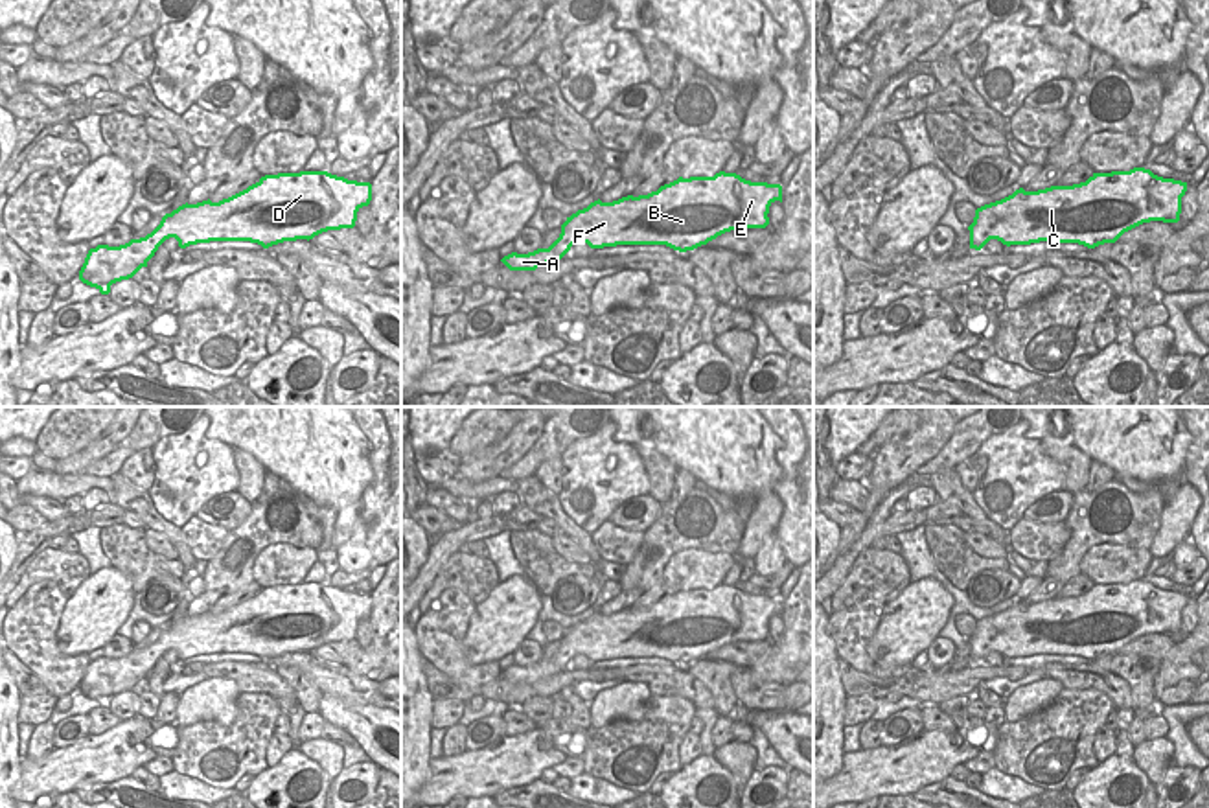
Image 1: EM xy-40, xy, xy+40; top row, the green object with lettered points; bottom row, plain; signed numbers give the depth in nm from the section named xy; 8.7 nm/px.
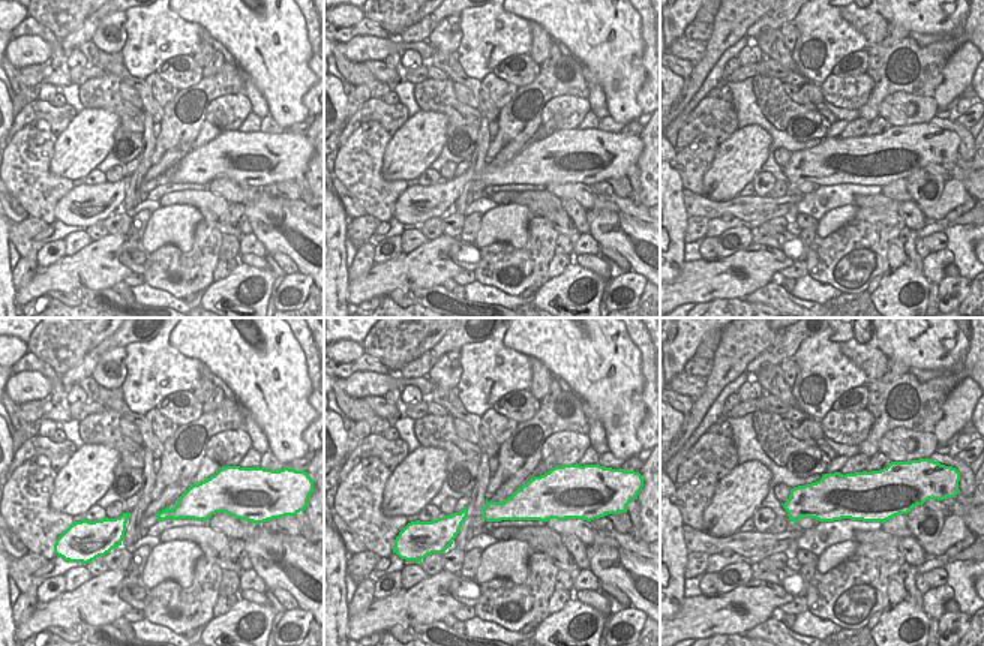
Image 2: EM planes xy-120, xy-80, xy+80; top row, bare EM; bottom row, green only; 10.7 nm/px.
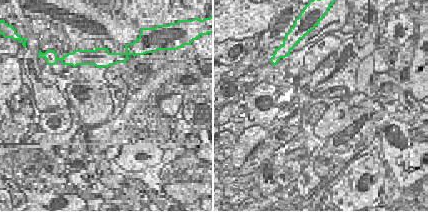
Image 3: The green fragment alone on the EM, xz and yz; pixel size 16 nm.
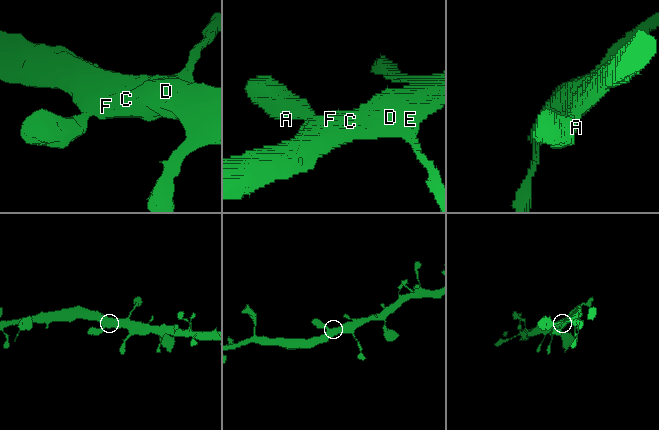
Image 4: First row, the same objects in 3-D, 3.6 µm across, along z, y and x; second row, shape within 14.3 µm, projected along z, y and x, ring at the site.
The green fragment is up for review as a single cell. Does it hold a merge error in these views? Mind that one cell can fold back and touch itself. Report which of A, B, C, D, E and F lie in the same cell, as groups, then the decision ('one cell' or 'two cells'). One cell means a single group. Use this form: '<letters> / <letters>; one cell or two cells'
A B C D E F; one cell

